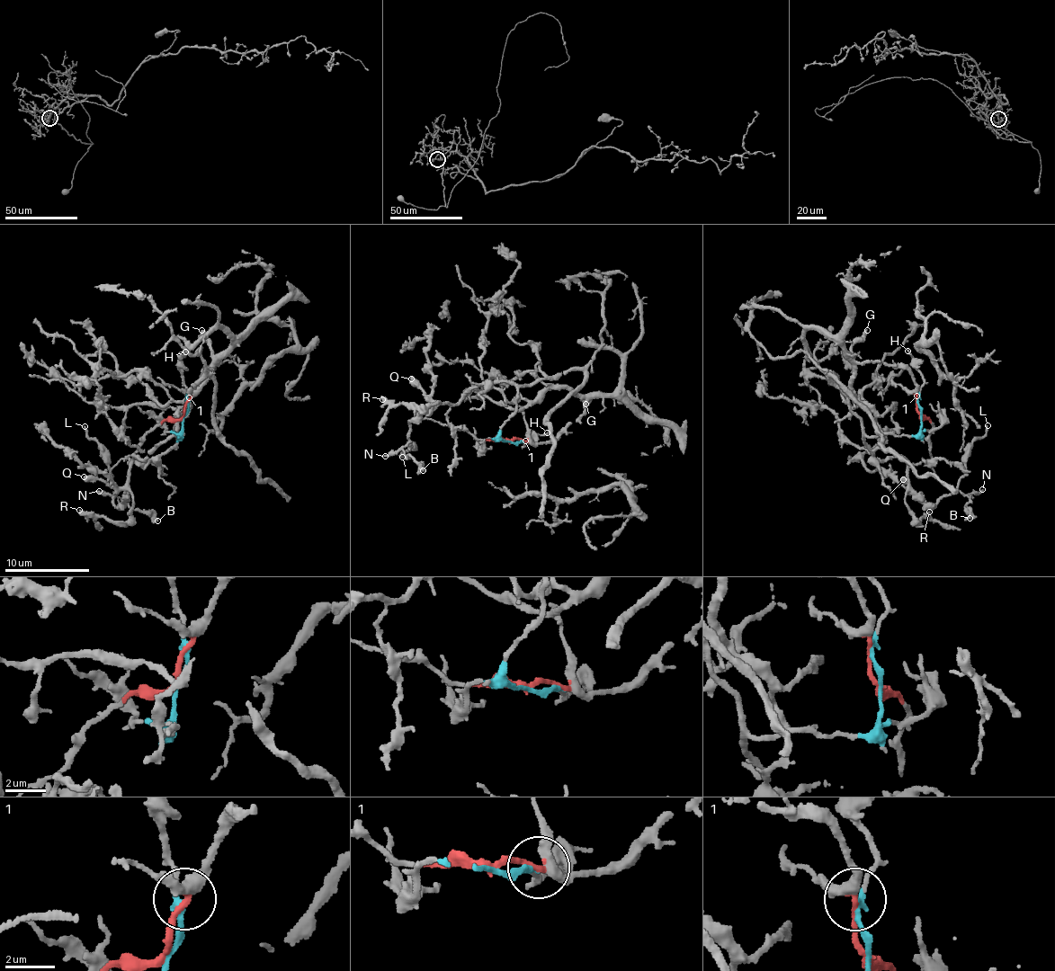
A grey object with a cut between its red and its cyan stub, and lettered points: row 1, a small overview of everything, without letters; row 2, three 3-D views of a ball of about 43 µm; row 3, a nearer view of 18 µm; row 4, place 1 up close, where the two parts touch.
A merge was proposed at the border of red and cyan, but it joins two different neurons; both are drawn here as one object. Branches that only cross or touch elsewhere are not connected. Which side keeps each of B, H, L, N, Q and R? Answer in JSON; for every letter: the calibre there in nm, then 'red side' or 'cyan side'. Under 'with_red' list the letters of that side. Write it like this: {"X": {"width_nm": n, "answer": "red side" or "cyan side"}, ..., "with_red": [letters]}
{"B": {"width_nm": 500, "answer": "cyan side"}, "H": {"width_nm": 180, "answer": "cyan side"}, "L": {"width_nm": 200, "answer": "cyan side"}, "N": {"width_nm": 240, "answer": "cyan side"}, "Q": {"width_nm": 600, "answer": "cyan side"}, "R": {"width_nm": 400, "answer": "cyan side"}, "with_red": []}

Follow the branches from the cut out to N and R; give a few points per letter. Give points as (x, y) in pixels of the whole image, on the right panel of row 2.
N: (920, 415), (916, 435), (866, 437), (873, 455), (907, 462), (908, 490), (933, 505), (960, 491), (983, 489)
R: (920, 415), (916, 435), (864, 440), (873, 455), (907, 462), (906, 507), (913, 521), (930, 519), (928, 511)

